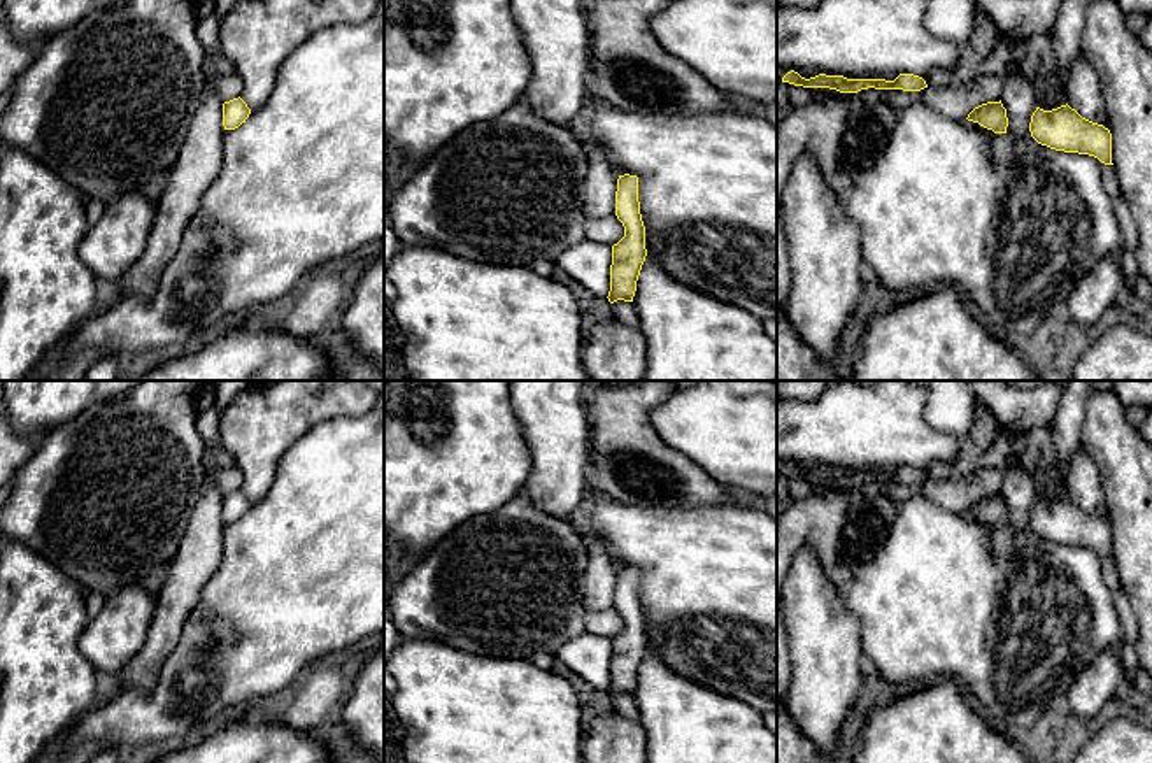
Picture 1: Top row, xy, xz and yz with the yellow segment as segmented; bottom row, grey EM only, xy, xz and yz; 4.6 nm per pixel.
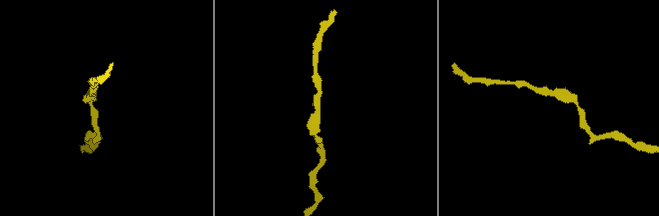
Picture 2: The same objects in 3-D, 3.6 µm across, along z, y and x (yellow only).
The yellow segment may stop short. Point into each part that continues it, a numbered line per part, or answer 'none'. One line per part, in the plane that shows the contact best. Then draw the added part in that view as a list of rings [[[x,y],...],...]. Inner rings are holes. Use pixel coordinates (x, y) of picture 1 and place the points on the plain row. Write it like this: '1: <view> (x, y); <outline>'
none

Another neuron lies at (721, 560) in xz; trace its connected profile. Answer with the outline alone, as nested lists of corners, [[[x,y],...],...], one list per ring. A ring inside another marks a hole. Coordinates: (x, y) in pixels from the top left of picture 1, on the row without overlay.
[[[594,496],[593,535],[605,540],[603,551],[624,567],[638,570],[640,607],[645,619],[645,642],[654,645],[661,660],[684,679],[708,688],[719,695],[736,698],[757,709],[761,714],[777,714],[777,519],[766,509],[752,509],[740,503],[717,507],[668,509],[654,505],[626,505],[605,496]]]

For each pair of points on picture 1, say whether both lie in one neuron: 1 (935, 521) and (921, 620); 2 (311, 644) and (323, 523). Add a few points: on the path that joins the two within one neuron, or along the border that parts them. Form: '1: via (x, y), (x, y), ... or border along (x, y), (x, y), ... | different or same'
1: via (921, 546), (921, 595) | same
2: via (332, 614), (332, 553) | same

